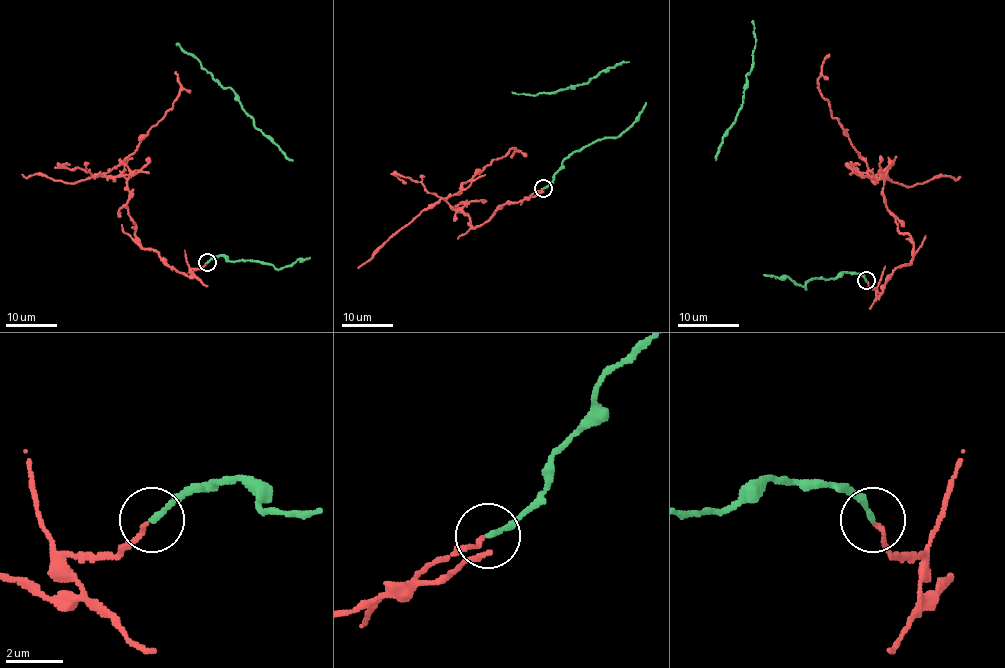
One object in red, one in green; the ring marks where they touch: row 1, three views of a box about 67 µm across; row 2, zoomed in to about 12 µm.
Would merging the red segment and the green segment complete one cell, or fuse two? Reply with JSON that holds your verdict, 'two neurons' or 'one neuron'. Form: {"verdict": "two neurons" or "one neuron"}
{"verdict": "two neurons"}

